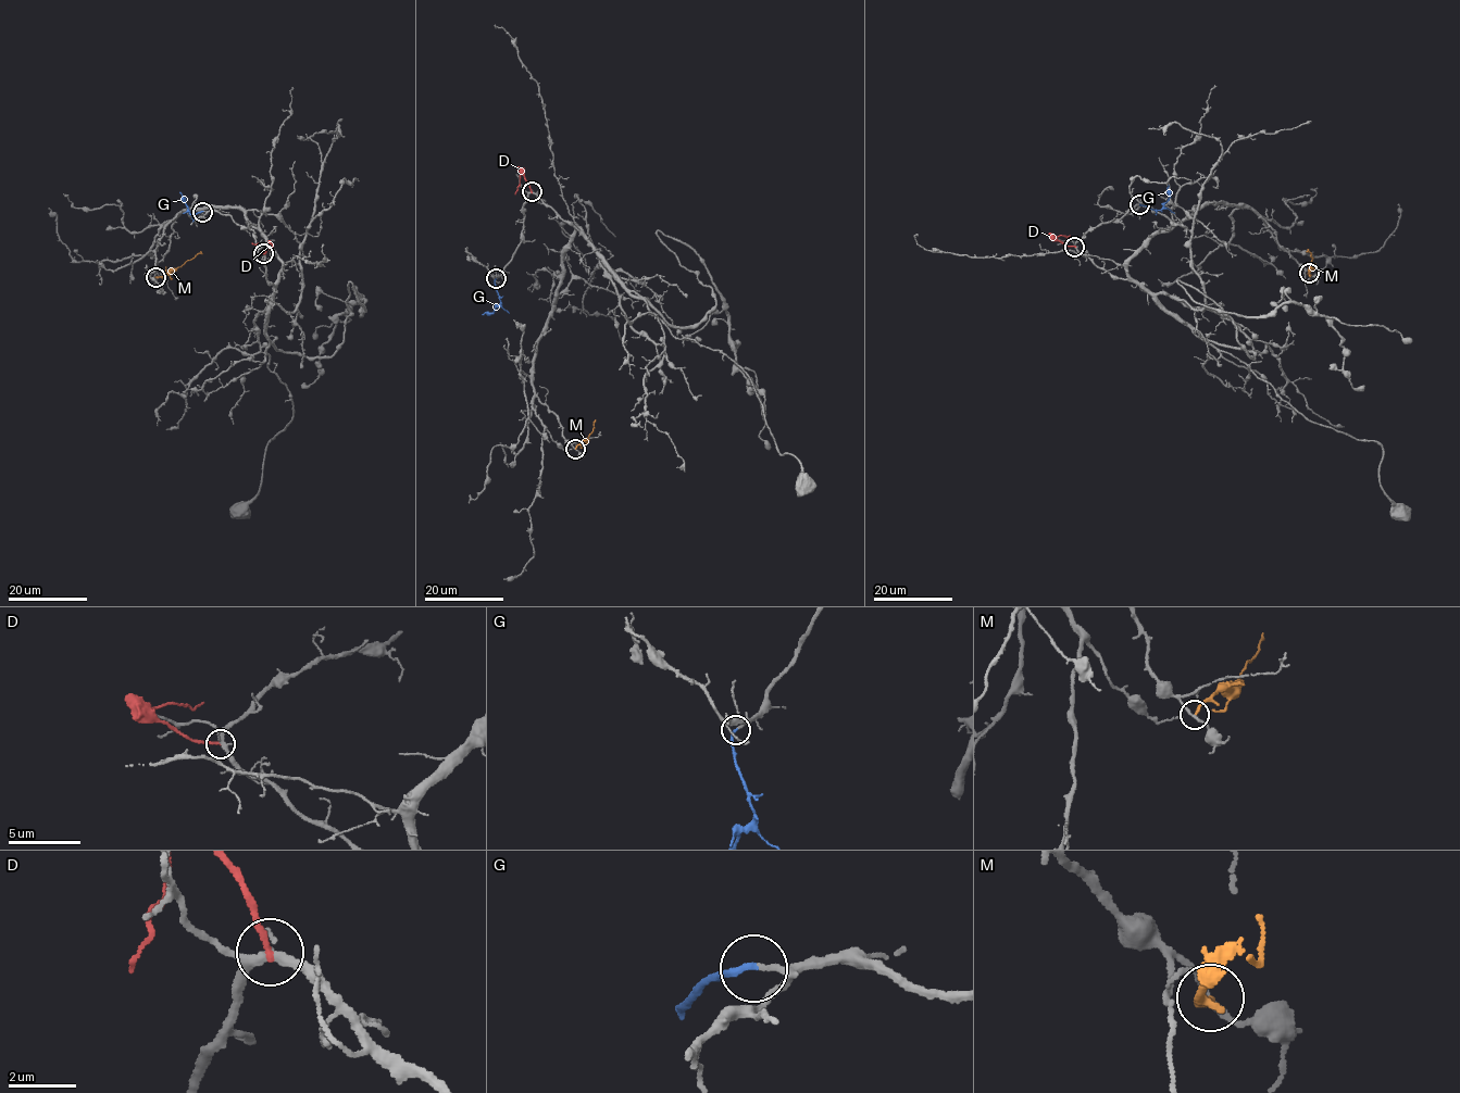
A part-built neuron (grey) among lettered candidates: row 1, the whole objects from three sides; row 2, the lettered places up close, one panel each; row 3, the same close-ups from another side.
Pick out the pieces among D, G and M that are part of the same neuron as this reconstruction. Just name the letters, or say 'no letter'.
G

